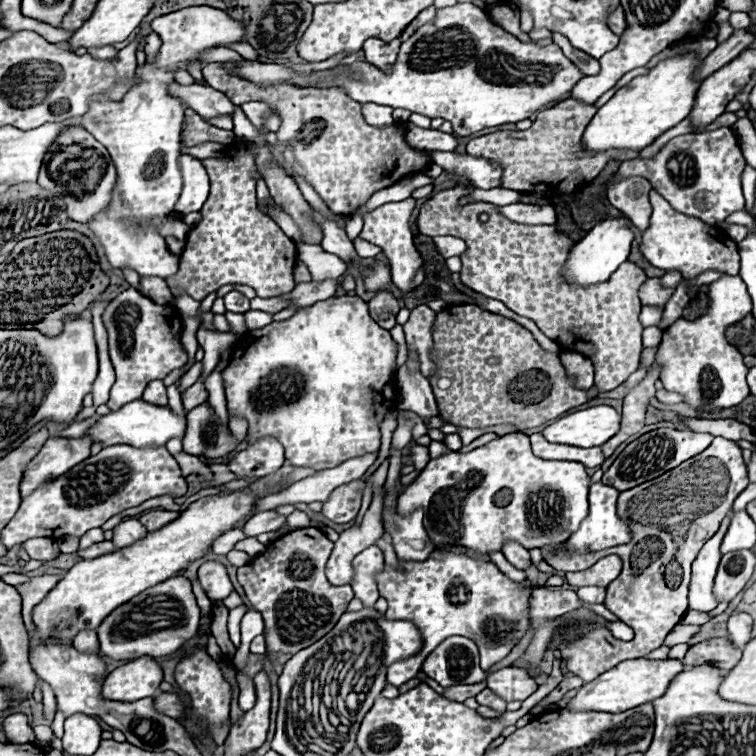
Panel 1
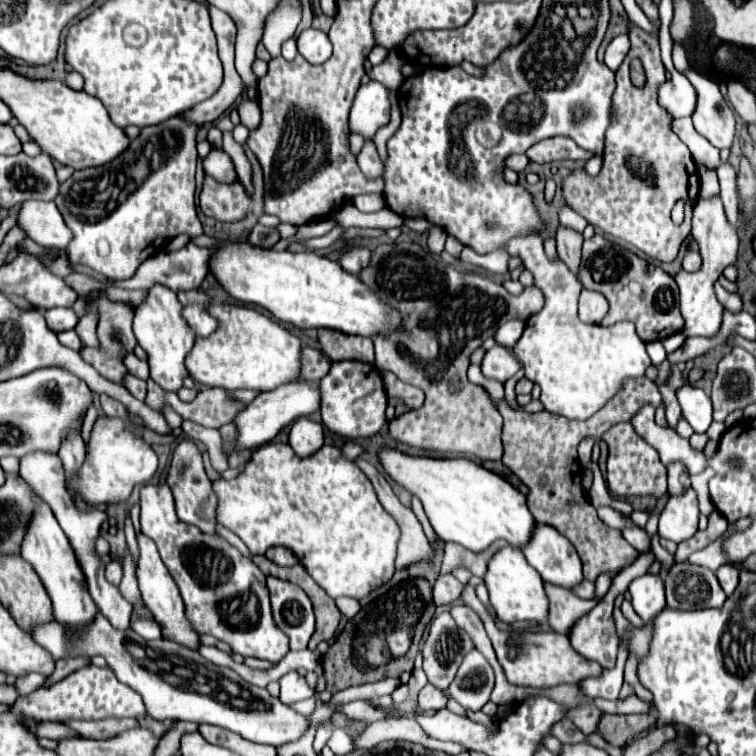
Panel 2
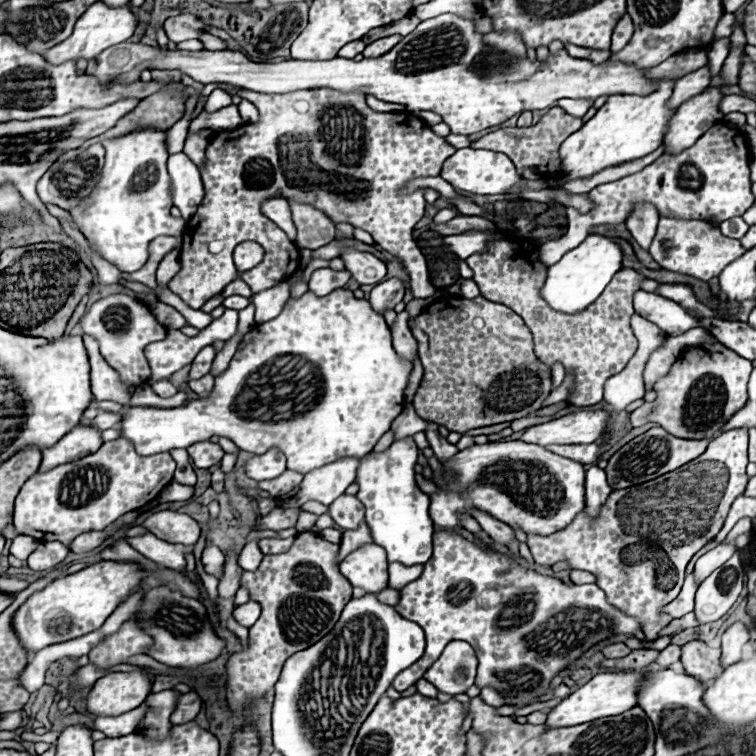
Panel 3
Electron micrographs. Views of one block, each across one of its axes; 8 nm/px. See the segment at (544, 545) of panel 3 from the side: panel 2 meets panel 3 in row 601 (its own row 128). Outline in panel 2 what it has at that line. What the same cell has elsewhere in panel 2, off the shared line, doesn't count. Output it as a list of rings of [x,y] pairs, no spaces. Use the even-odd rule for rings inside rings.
[[[636,24],[630,26],[628,36],[632,48],[616,70],[616,92],[612,96],[602,170],[596,178],[588,178],[582,170],[572,172],[564,180],[564,200],[578,210],[588,224],[598,226],[609,238],[622,243],[624,248],[639,250],[660,262],[672,262],[672,258],[678,256],[682,242],[690,236],[692,210],[700,192],[700,176],[686,144],[672,130],[674,116],[658,104],[656,88],[666,82],[666,68],[660,58],[658,38]],[[632,58],[640,58],[644,64],[644,88],[636,88],[630,82]],[[630,158],[650,162],[654,168],[654,180],[634,176],[628,168]],[[680,198],[686,202],[686,218],[682,224],[674,224],[670,212]]]

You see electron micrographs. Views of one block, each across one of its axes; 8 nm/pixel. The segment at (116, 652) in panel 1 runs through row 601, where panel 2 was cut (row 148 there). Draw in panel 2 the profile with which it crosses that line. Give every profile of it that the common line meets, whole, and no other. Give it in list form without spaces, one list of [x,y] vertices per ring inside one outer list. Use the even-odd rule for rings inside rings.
[[[178,116],[158,126],[146,126],[118,160],[112,160],[102,168],[78,170],[60,184],[60,192],[54,202],[62,212],[68,228],[72,228],[74,232],[74,240],[66,248],[72,262],[84,264],[108,278],[128,280],[134,276],[136,268],[144,260],[158,254],[162,246],[178,234],[186,232],[192,238],[204,234],[194,204],[194,170],[198,160],[196,132],[198,128],[194,128],[192,124],[184,124],[184,120],[180,120]]]

